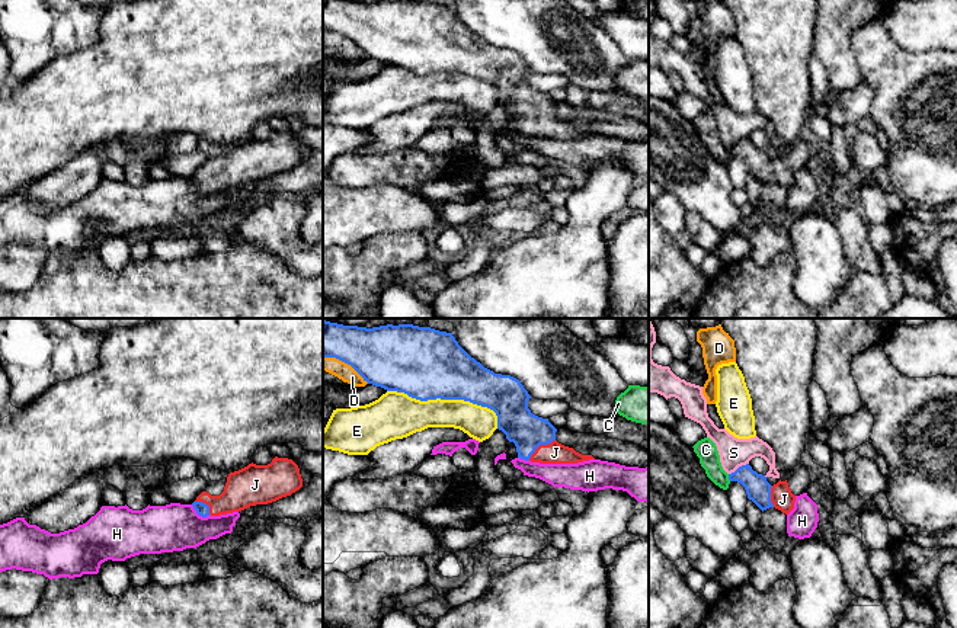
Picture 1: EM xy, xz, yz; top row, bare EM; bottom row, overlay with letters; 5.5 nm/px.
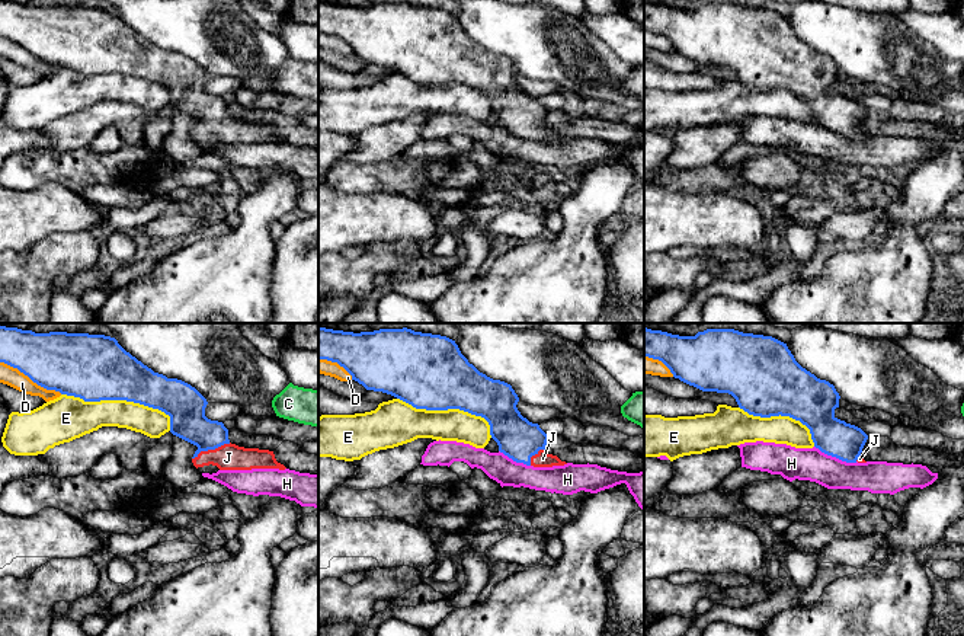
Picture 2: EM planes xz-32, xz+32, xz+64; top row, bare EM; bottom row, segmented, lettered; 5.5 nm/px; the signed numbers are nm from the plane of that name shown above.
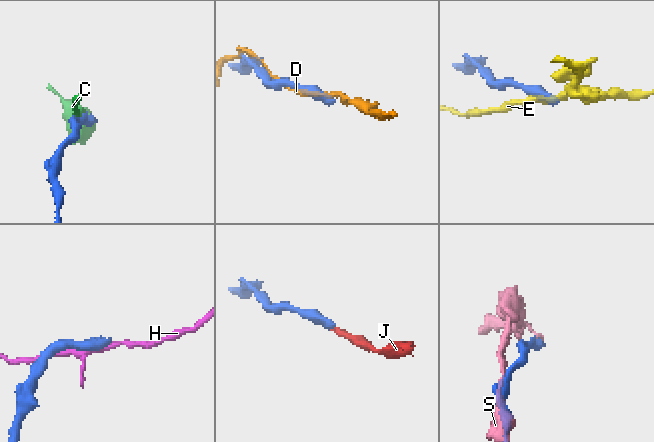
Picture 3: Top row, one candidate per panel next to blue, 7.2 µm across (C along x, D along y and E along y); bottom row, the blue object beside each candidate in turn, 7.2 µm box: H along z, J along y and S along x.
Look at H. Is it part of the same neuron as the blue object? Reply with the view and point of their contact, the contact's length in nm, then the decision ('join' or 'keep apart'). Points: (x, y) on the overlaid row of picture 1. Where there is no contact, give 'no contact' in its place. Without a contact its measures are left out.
xy (199, 515) | 130 nm | keep apart

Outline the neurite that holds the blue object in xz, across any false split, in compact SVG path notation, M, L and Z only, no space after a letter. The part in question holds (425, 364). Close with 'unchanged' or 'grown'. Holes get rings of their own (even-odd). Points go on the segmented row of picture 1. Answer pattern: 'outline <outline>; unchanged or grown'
outline M323 320L323 358L336 358L351 365L364 381L387 391L404 392L420 401L464 400L493 410L497 416L497 429L515 443L521 459L540 464L577 464L595 459L558 443L557 429L548 419L538 417L528 408L531 395L521 381L484 368L458 345L452 333L413 324L367 329Z; grown

